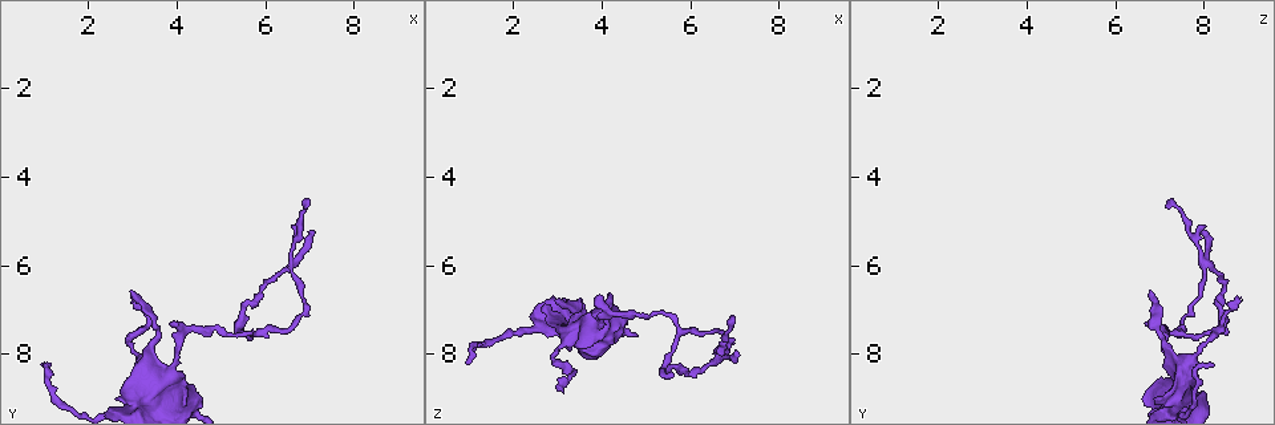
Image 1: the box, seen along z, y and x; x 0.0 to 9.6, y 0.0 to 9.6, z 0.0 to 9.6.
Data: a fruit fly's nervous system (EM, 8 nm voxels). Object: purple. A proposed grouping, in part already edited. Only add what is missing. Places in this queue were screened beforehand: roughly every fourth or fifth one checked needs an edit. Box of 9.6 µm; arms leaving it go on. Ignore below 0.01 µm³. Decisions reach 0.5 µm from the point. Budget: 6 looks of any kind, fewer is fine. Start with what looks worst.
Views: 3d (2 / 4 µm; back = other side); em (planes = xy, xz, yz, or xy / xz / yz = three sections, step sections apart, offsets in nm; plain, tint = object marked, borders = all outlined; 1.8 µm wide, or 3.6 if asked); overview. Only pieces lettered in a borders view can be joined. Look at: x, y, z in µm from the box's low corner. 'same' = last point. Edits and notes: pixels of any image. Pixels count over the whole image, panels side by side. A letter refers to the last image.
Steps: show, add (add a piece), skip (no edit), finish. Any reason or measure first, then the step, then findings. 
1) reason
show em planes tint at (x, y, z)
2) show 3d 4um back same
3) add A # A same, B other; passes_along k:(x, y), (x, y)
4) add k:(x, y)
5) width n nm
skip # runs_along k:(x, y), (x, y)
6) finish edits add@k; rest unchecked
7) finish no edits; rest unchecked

closes a loop
show em planes borders at (6.60, 5.90, 8.05)

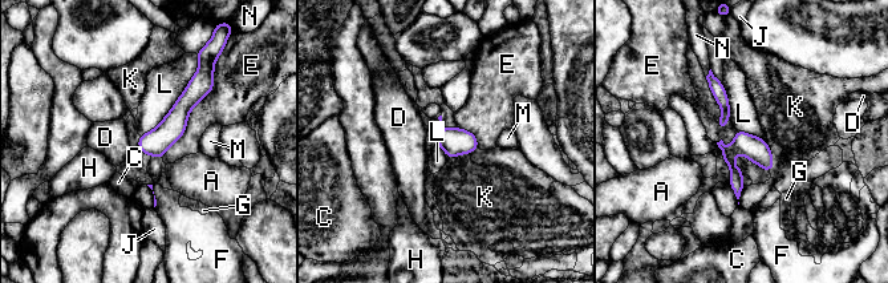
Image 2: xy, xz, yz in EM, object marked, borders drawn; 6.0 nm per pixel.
width 150 nm
skip # A other, C other, D other, E other, F other, G other, H other, J other, K other, L other, M other, N other; runs_along 2:(199, 77), (177, 118), (144, 148); no lettered piece goes on from it

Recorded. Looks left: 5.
tapers out
show 3d 2um at (3.10, 6.75, 8.75)

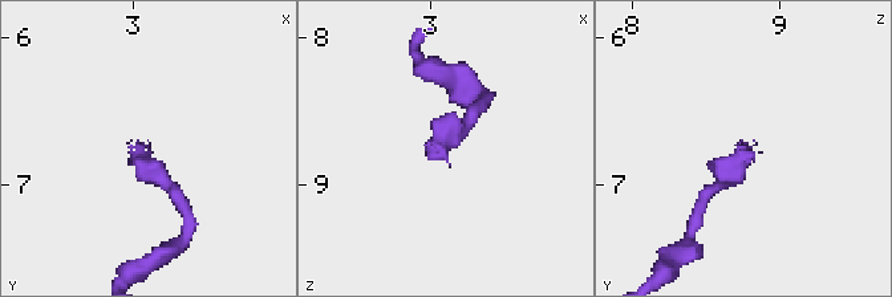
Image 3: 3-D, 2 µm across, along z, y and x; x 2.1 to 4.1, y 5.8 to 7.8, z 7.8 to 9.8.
show em xy step 16 borders at (3.04, 6.68, 8.76)

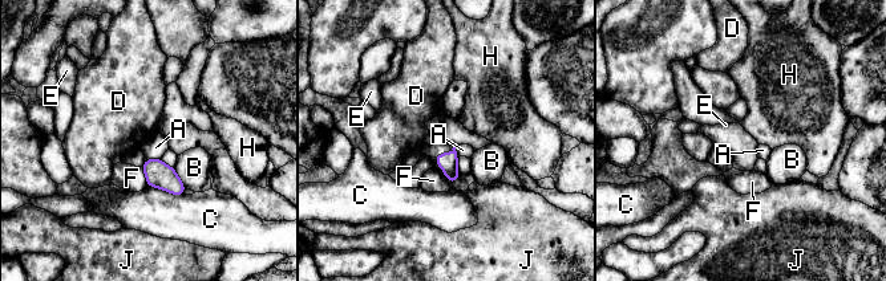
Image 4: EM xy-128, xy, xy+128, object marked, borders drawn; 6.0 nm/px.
show em planes borders same

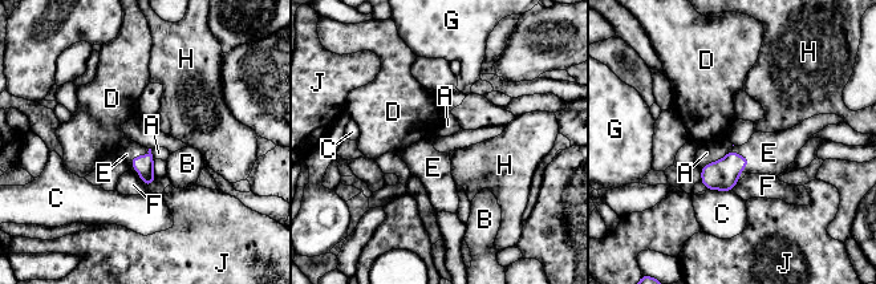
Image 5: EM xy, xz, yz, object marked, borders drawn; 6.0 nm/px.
width 110 nm
add E # A other, B other, C other, D other, E same, F other, G other, H other, J other; passes_along 5:(724, 174), (746, 157), (769, 153); the neuron continues

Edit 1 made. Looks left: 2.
finish edits add@5; rest unchecked

